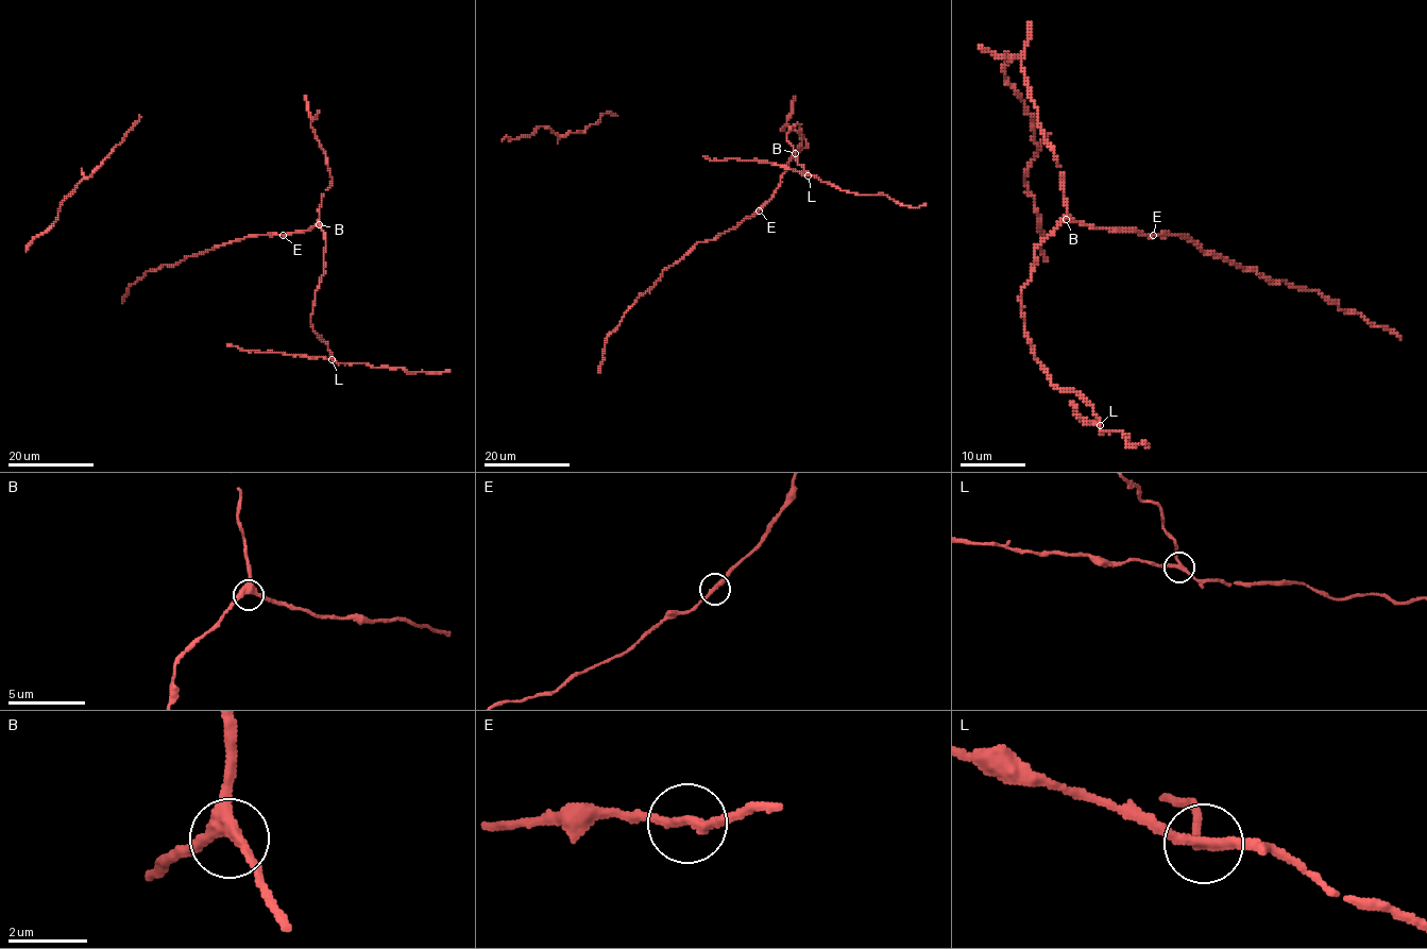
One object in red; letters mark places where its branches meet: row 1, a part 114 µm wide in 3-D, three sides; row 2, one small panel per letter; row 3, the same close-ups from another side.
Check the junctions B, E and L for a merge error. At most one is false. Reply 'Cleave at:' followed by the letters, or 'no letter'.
Cleave at: L

